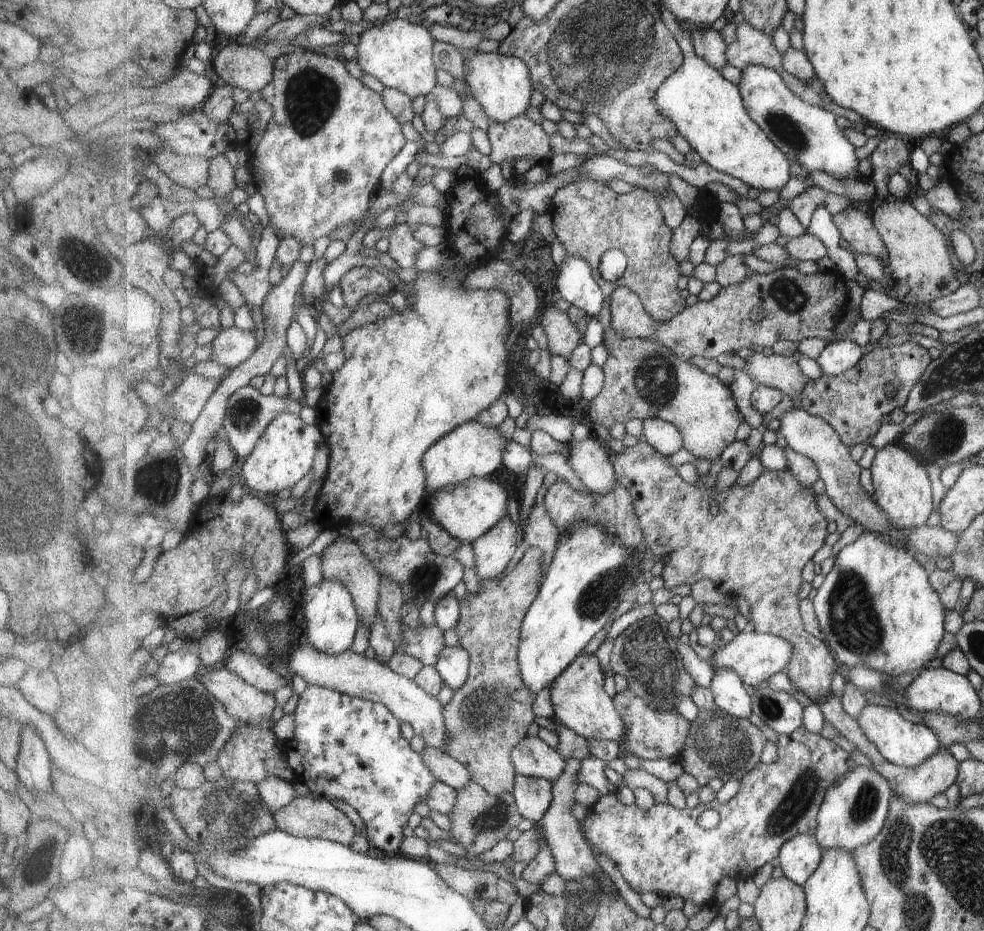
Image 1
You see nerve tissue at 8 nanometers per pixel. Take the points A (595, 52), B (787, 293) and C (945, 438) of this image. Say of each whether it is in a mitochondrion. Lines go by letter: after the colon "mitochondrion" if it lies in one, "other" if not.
A: mitochondrion
B: mitochondrion
C: mitochondrion

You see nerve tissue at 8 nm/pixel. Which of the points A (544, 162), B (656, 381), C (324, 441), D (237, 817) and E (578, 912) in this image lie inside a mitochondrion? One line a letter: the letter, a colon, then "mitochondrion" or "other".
A: other
B: mitochondrion
C: other
D: mitochondrion
E: mitochondrion

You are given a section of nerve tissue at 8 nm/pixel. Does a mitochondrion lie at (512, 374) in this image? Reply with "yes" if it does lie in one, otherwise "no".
no

